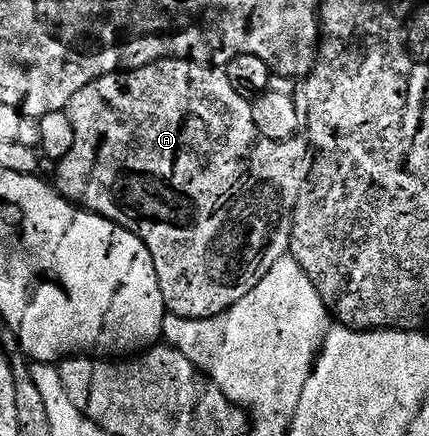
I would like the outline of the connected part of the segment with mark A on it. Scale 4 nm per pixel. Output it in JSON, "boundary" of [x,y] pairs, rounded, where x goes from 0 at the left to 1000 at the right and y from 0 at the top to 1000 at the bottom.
{"boundary":[[[375,133],[324,161],[275,170],[256,170],[249,179],[231,179],[210,188],[177,220],[168,220],[159,259],[168,275],[168,296],[177,303],[177,330],[168,330],[168,349],[133,374],[135,401],[121,408],[124,424],[138,445],[159,461],[207,482],[212,491],[231,491],[308,532],[354,578],[354,596],[364,606],[364,633],[373,642],[373,670],[382,670],[382,697],[389,713],[422,729],[501,729],[513,716],[541,706],[550,688],[569,688],[615,633],[643,606],[643,596],[669,589],[676,569],[676,534],[690,459],[704,429],[716,424],[723,388],[732,374],[727,337],[711,314],[688,312],[669,326],[636,326],[611,317],[597,294],[597,275],[587,275],[585,227],[559,220],[541,190],[531,186],[524,158],[497,147],[443,142],[436,133]]]}

